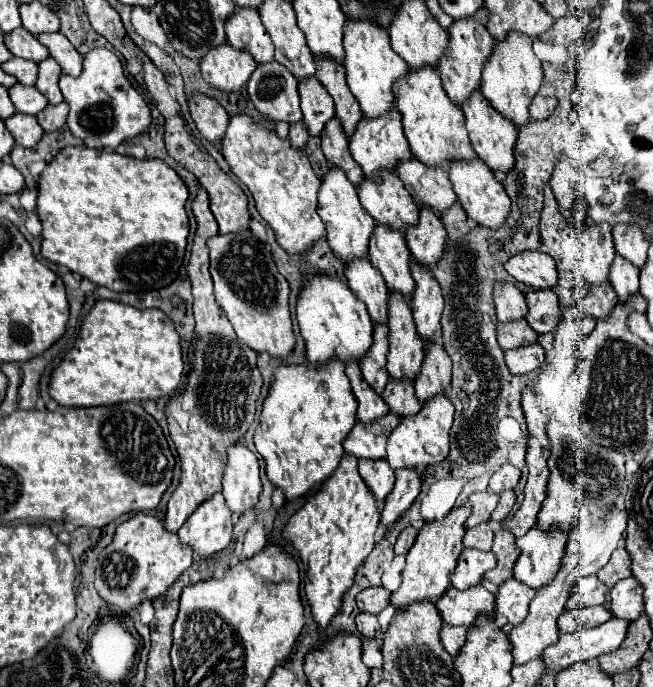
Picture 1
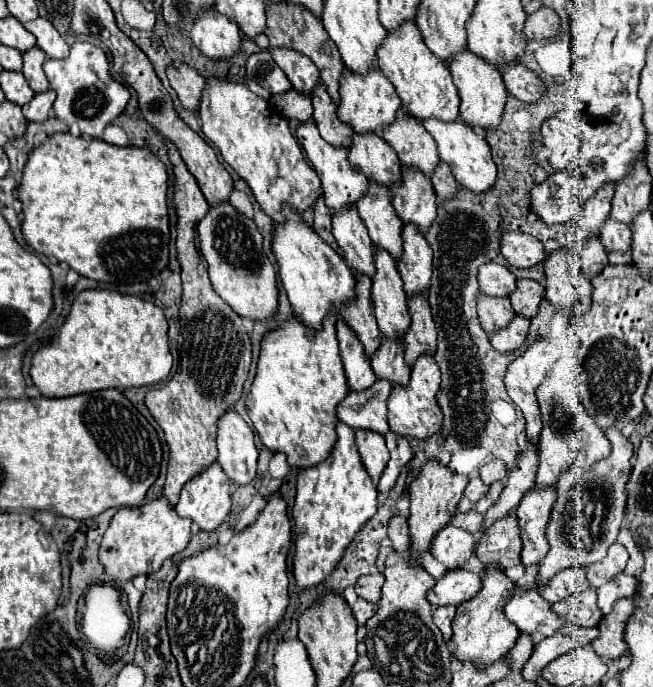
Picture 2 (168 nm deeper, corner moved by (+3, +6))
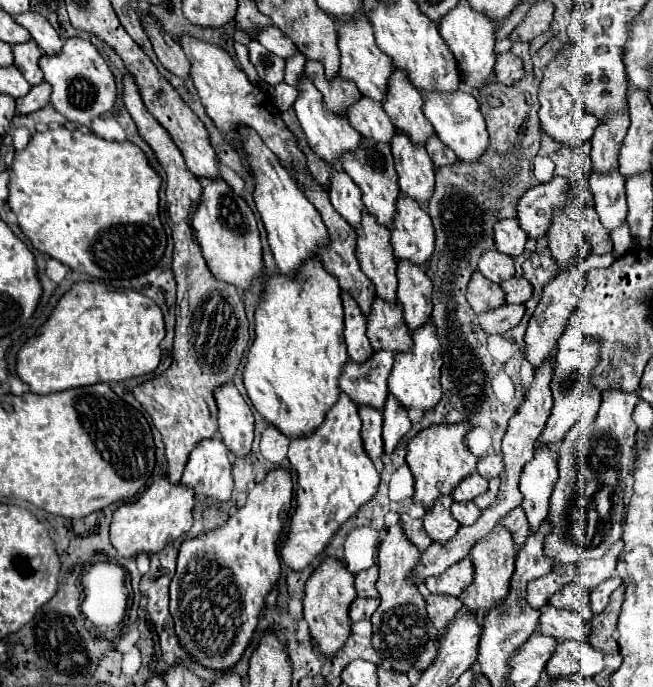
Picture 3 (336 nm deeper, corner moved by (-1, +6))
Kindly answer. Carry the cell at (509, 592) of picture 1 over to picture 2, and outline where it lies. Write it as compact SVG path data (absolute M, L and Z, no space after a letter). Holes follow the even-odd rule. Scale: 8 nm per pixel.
M514 590L514 596L504 608L506 618L512 620L522 632L530 634L542 634L552 636L558 628L566 624L564 618L560 618L556 612L552 612L550 604L536 594L536 590Z

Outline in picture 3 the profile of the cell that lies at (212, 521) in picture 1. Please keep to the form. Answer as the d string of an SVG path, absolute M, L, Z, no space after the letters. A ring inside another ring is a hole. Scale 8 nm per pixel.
M210 438L200 442L186 464L184 486L192 486L194 494L204 494L216 502L228 502L234 490L232 464L228 460L228 448L220 438Z

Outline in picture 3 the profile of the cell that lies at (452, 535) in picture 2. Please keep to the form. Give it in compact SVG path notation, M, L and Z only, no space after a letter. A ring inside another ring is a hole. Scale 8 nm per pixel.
M450 496L438 498L436 504L434 504L434 508L422 518L424 520L426 534L434 542L442 542L442 546L446 546L446 542L450 538L454 538L456 536L456 530L460 528L460 524L450 514L450 504L452 504L452 498Z

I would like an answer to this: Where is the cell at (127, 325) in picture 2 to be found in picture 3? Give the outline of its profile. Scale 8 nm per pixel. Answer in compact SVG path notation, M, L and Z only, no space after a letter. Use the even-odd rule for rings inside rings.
M76 282L70 292L62 296L50 320L40 328L40 334L22 346L18 352L16 372L36 394L62 392L98 382L122 382L150 374L158 368L162 358L160 342L164 340L164 334L162 310L148 296L134 290L110 290L100 282Z

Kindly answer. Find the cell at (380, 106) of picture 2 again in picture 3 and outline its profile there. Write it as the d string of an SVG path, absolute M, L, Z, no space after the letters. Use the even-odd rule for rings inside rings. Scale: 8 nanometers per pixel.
M358 18L358 22L354 24L342 22L342 26L338 28L338 48L342 52L340 76L348 82L354 82L356 88L362 92L362 96L372 98L376 102L384 102L384 98L388 96L388 80L394 66L392 66L392 60L376 48L368 18Z

